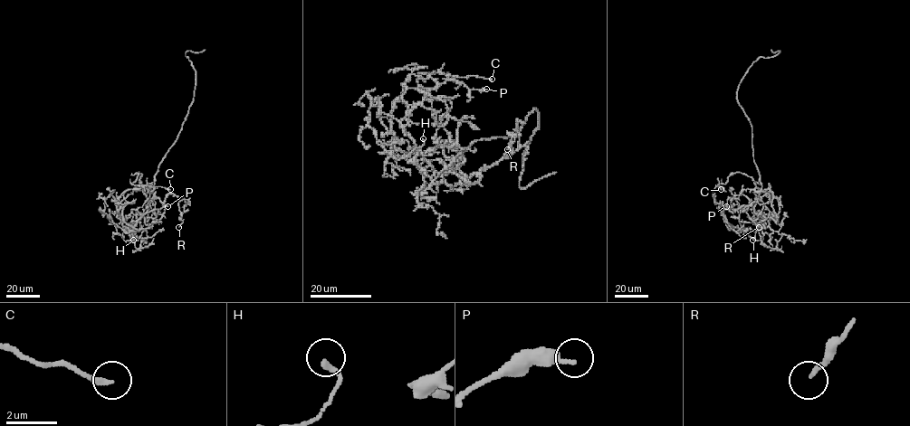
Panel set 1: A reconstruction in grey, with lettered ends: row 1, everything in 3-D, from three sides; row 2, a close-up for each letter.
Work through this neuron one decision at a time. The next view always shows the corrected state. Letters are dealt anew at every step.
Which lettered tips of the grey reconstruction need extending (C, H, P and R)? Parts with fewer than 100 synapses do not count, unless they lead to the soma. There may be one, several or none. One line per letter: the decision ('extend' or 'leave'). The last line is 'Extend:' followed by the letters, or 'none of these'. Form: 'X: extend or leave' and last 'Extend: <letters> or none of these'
C: leave
H: leave
P: leave
R: leave
Extend: none of these

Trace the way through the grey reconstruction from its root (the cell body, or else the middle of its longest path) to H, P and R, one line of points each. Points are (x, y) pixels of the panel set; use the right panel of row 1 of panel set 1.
H: (759, 174), (757, 202), (735, 196), (764, 234), (761, 241), (752, 240)
P: (759, 174), (758, 201), (724, 210), (724, 221), (734, 231), (721, 212), (726, 206)
R: (759, 174), (761, 190), (774, 197), (771, 203), (767, 194), (761, 198), (761, 211), (751, 220), (759, 227)

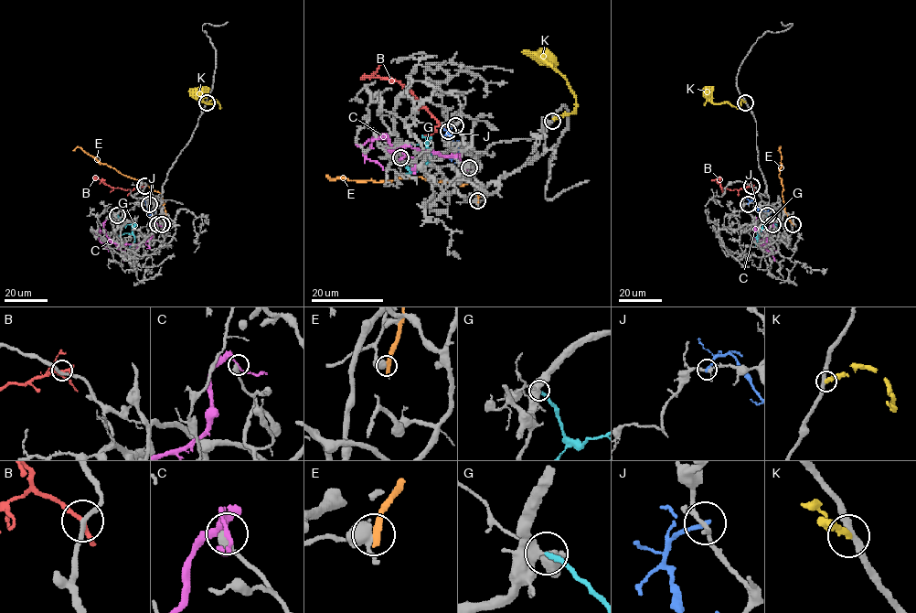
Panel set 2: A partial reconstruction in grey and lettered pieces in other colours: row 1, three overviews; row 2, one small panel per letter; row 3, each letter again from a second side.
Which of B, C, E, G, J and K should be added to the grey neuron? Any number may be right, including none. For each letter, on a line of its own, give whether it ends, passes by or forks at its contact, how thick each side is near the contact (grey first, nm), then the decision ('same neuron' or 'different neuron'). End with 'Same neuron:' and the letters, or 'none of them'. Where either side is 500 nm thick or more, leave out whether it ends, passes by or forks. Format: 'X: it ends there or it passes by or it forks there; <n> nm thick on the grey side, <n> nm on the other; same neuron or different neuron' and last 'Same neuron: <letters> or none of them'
B: it passes by; 200 nm thick on the grey side, 190 nm on the other; different neuron
C: it passes by; 340 nm thick on the grey side, 150 nm on the other; different neuron
E: 500 nm thick on the grey side, 320 nm on the other; different neuron
G: it ends there; 400 nm thick on the grey side, 200 nm on the other; same neuron
J: it ends there; 200 nm thick on the grey side, 220 nm on the other; different neuron
K: it ends there; 280 nm thick on the grey side, 320 nm on the other; different neuron
Same neuron: G

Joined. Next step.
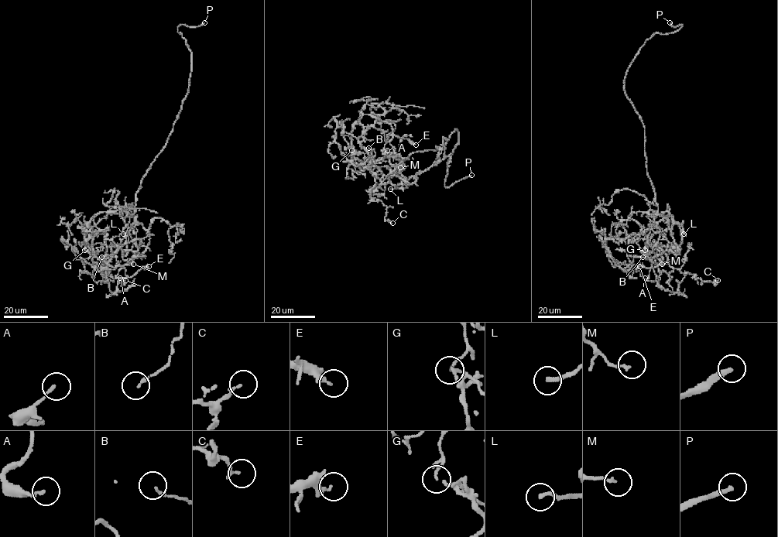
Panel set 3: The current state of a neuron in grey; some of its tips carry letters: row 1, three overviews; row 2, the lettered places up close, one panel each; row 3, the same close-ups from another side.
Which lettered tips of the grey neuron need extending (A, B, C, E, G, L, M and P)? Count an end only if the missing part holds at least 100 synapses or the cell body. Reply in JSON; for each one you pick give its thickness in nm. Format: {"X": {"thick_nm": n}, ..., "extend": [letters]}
{"P": {"thick_nm": 240}, "extend": ["P"]}

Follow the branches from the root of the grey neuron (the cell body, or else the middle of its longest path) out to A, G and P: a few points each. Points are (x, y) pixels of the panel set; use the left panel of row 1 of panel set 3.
A: (138, 191), (128, 216), (149, 242), (133, 244), (135, 258), (118, 271), (120, 278)
G: (138, 191), (134, 214), (116, 210), (100, 212), (94, 217), (88, 224), (83, 239), (84, 250)
P: (138, 191), (146, 170), (171, 133), (188, 90), (191, 53), (177, 28), (180, 25), (197, 26), (204, 22)

